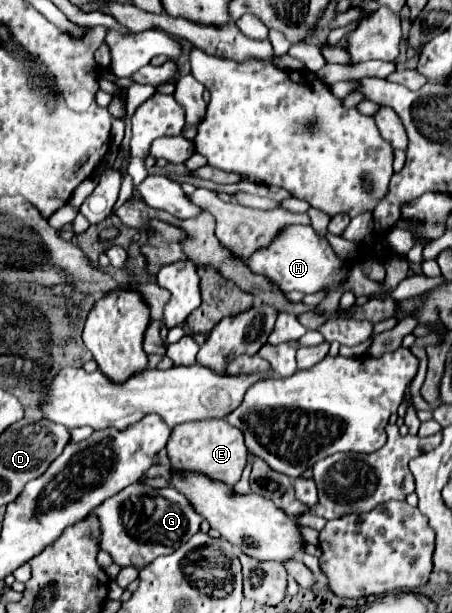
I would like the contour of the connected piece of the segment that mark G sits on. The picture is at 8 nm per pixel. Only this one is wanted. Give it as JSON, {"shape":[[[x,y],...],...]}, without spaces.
{"shape":[[[131,484],[117,496],[105,500],[105,504],[95,508],[93,514],[101,520],[101,548],[111,554],[115,564],[135,566],[137,570],[185,544],[185,540],[199,532],[199,524],[203,520],[179,490],[171,486],[137,488],[137,484]]]}

